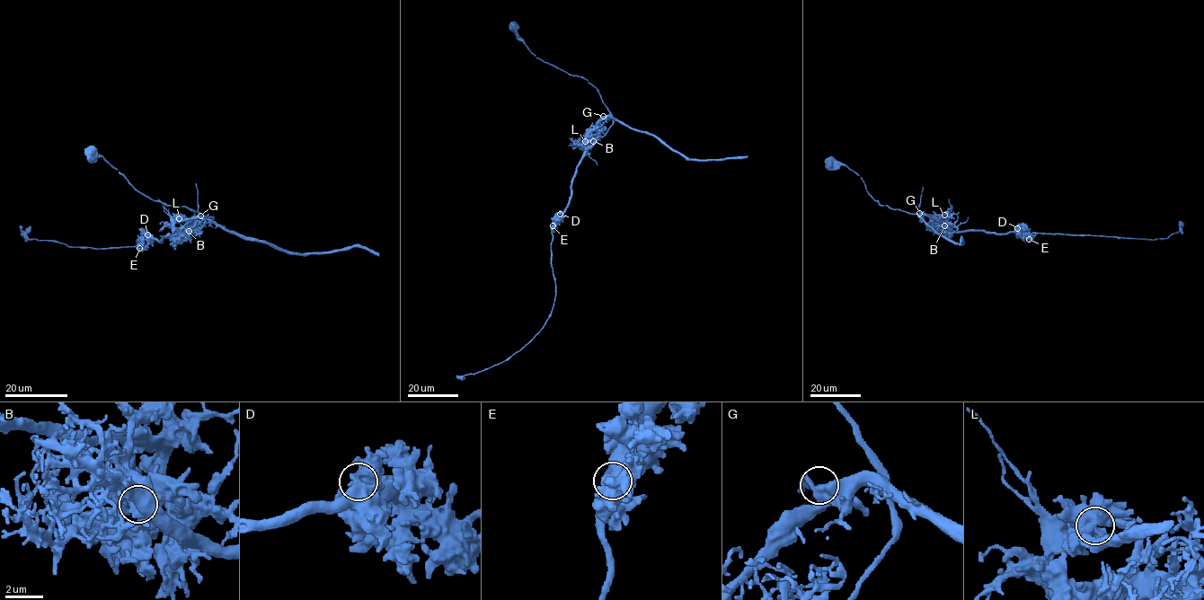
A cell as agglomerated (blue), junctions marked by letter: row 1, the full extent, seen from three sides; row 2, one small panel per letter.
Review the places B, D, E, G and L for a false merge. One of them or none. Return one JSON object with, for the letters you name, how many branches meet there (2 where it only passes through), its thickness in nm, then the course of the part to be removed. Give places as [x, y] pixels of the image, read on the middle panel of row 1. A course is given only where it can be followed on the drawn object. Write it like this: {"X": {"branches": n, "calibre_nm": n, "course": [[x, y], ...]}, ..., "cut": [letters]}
{"L": {"branches": 2, "calibre_nm": 800, "course": [[586, 141], [586, 135], [602, 118], [612, 116], [633, 128], [651, 134], [688, 157], [723, 160], [748, 155]]}, "cut": ["L"]}

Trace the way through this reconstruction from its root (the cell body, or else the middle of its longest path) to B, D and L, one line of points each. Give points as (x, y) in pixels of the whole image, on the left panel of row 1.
B: (91, 152), (101, 155), (137, 190), (152, 199), (166, 205), (185, 206), (204, 216), (212, 217), (189, 231)
D: (91, 152), (101, 155), (152, 199), (212, 217), (180, 238), (159, 241), (147, 234)
L: (91, 152), (101, 155), (152, 199), (212, 217), (200, 226), (190, 226), (179, 218)

